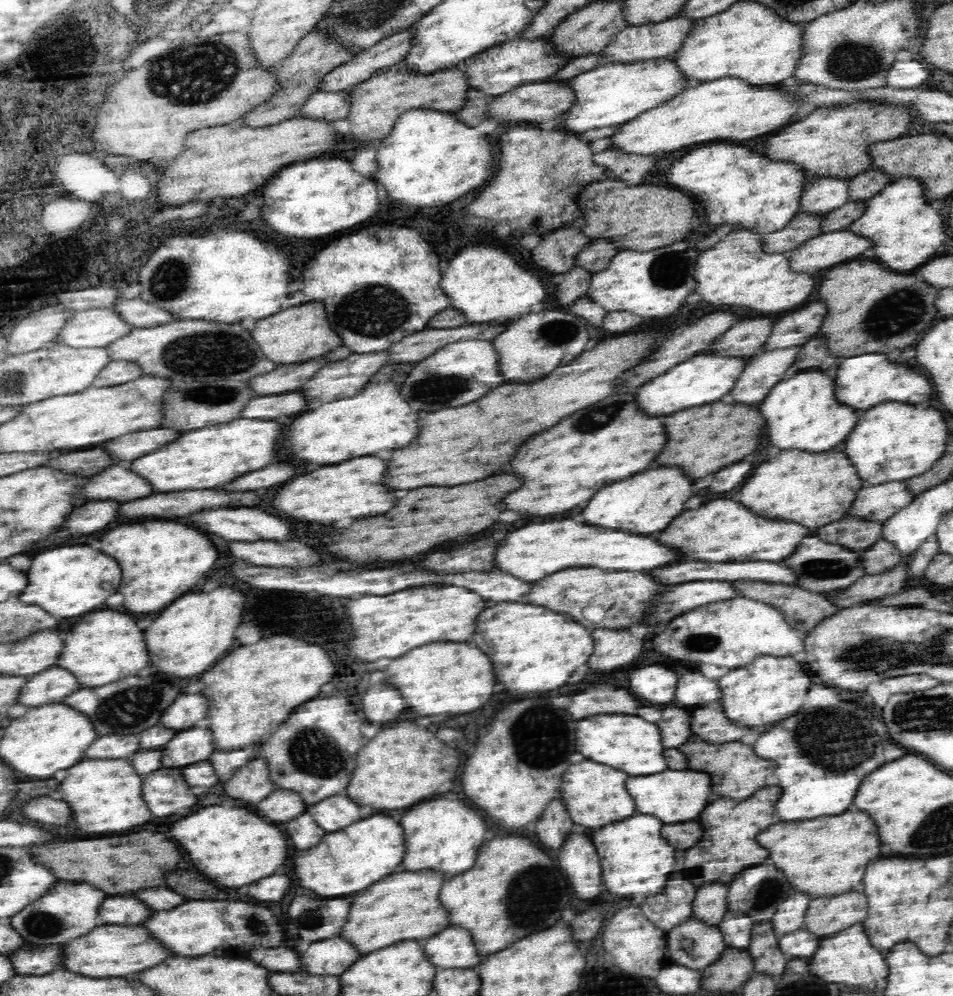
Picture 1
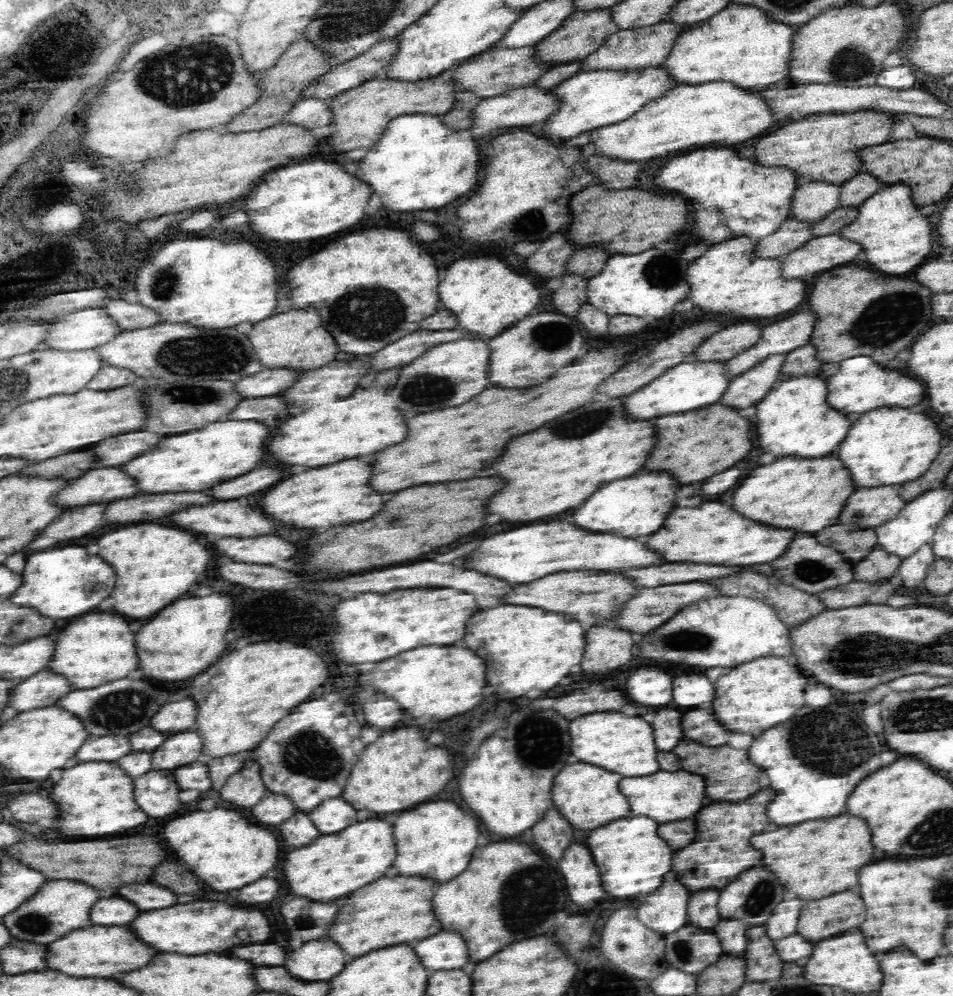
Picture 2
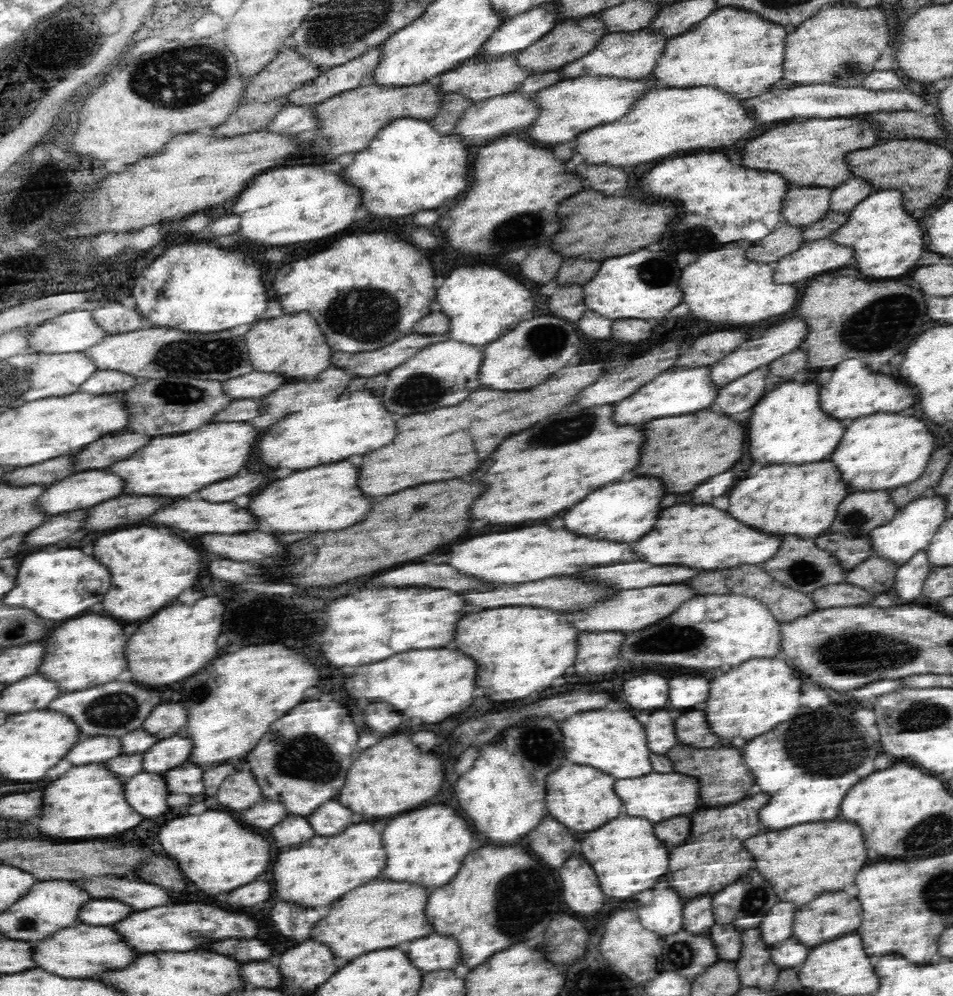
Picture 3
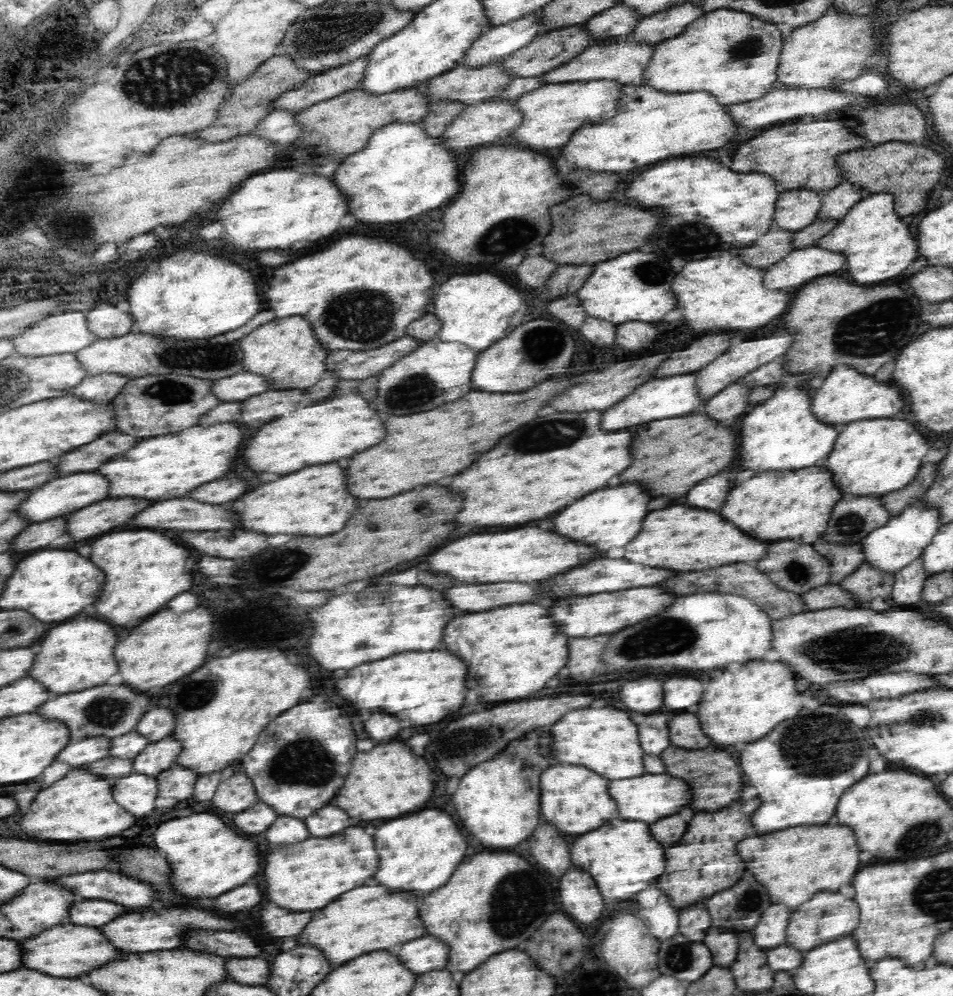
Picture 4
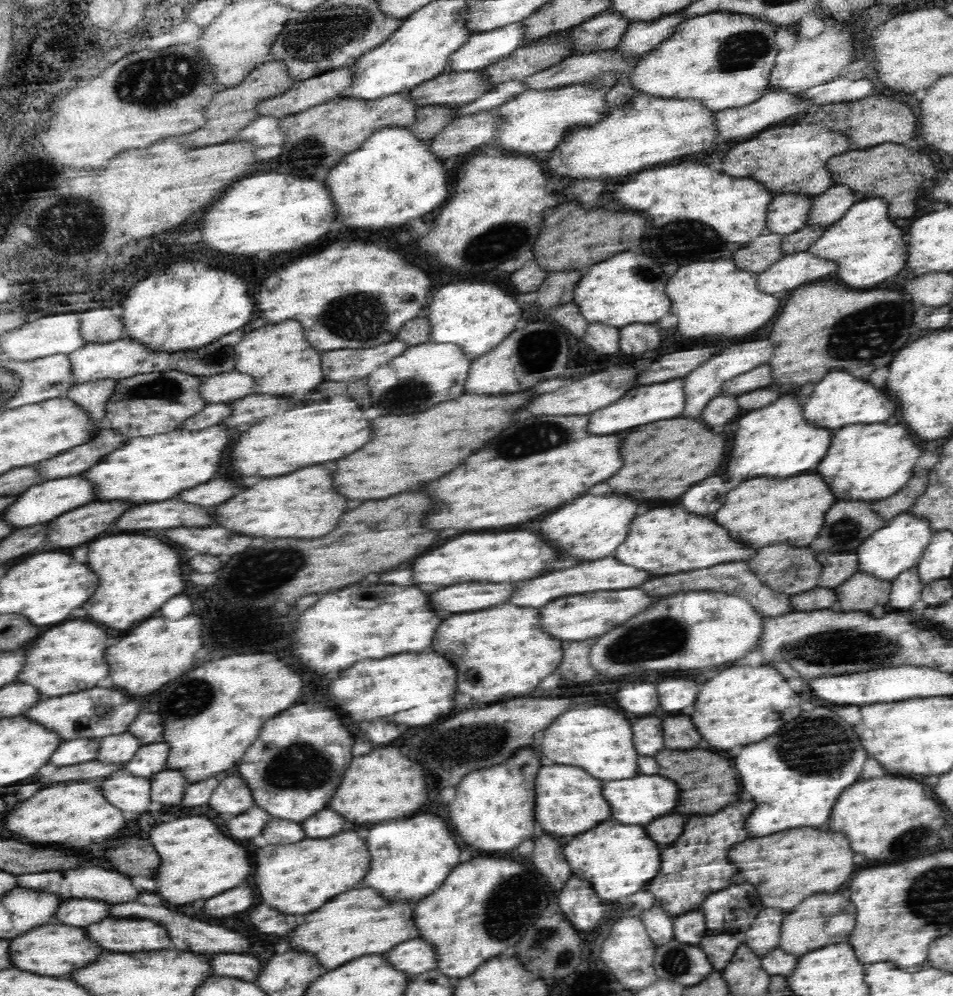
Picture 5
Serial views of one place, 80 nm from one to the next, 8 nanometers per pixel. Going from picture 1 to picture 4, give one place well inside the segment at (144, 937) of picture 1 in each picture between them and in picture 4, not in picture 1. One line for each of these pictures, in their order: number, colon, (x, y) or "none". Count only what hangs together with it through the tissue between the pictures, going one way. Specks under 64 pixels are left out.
2: (97, 951)
3: (81, 951)
4: (63, 951)

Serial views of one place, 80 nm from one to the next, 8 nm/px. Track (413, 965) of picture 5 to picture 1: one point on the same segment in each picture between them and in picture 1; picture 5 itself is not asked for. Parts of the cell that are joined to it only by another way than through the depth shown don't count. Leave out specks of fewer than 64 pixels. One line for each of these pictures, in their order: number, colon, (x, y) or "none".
1: (452, 948)
2: (444, 951)
3: (435, 952)
4: (422, 955)

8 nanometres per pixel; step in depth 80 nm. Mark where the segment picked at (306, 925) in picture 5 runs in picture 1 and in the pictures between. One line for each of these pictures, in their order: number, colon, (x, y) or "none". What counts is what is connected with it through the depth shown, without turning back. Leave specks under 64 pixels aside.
1: (404, 906)
2: (390, 911)
3: (380, 914)
4: (366, 919)

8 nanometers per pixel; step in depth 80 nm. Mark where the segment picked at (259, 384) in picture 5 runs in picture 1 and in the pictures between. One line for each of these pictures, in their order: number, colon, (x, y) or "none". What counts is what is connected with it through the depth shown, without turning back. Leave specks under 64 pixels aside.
1: (298, 334)
2: (296, 339)
3: (291, 346)
4: (283, 353)

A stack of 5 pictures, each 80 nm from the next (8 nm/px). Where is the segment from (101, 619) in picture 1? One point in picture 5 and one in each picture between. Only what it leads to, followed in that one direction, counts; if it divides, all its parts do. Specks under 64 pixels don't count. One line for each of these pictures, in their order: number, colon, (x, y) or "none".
2: (98, 648)
3: (87, 651)
4: (75, 655)
5: (67, 658)

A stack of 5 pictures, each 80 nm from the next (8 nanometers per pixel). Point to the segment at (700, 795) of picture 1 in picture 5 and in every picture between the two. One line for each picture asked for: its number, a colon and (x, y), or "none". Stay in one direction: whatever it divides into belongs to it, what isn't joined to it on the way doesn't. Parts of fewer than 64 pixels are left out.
2: (665, 796)
3: (657, 797)
4: (645, 799)
5: (640, 800)

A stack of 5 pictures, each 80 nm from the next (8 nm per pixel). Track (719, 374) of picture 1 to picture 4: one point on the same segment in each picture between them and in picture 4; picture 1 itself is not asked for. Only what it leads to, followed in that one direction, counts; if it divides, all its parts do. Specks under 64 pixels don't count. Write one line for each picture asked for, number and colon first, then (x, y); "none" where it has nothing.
2: (690, 385)
3: (679, 390)
4: (655, 399)

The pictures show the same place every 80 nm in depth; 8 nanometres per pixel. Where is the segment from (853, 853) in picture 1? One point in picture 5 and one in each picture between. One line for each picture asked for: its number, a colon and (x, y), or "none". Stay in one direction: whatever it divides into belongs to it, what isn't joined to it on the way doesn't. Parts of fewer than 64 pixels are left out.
2: (814, 858)
3: (802, 862)
4: (792, 865)
5: (785, 868)

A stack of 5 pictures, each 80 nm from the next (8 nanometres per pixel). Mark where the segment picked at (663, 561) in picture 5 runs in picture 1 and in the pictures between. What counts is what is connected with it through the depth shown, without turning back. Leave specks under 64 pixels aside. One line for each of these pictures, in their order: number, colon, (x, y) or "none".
1: (723, 530)
2: (711, 534)
3: (712, 540)
4: (679, 539)

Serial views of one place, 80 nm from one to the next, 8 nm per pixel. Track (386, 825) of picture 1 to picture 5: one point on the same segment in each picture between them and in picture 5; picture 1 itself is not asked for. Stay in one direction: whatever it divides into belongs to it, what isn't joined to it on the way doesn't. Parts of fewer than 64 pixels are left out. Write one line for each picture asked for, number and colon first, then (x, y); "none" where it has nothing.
2: (332, 866)
3: (319, 873)
4: (302, 877)
5: (295, 879)

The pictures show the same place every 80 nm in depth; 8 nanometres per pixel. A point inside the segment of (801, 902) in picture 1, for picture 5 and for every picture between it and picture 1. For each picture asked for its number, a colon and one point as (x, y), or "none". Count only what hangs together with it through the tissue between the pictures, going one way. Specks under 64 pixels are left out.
2: (783, 921)
3: (776, 926)
4: (768, 933)
5: (761, 937)

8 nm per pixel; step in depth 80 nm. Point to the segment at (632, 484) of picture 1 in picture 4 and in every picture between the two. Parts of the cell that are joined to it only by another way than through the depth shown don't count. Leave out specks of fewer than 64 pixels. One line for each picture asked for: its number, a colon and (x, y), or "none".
2: (632, 507)
3: (623, 511)
4: (606, 519)

